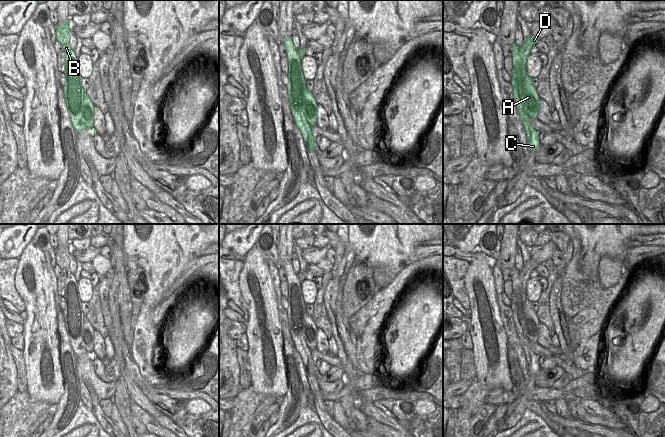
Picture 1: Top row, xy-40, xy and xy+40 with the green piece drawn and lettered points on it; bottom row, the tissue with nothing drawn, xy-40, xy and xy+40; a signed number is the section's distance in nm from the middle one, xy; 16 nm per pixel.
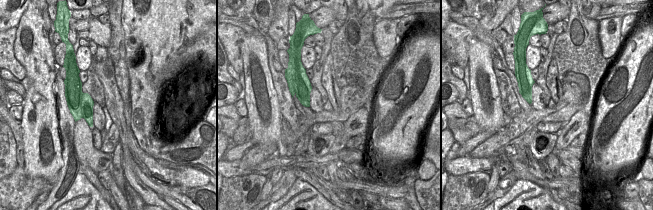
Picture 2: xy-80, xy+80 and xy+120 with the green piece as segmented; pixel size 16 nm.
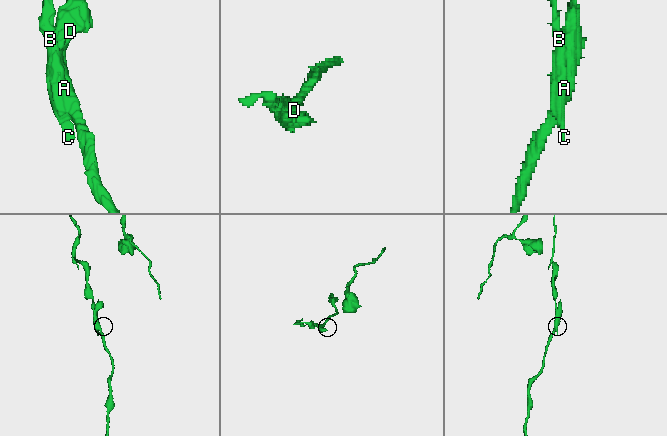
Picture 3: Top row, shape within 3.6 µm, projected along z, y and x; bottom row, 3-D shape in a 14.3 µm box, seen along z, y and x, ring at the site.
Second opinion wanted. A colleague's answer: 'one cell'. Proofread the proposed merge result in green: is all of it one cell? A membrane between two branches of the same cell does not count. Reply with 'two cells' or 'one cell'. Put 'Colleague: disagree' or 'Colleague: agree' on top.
Colleague: disagree
two cells

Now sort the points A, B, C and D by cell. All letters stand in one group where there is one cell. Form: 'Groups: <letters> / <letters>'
Groups: A D / B C

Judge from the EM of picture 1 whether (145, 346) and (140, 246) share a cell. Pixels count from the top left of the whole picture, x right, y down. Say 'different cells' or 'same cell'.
same cell

